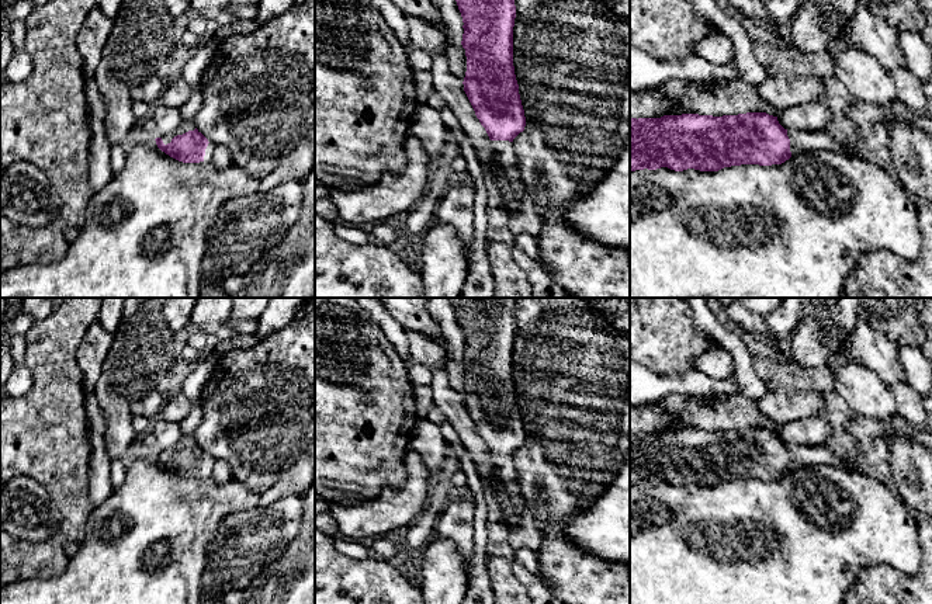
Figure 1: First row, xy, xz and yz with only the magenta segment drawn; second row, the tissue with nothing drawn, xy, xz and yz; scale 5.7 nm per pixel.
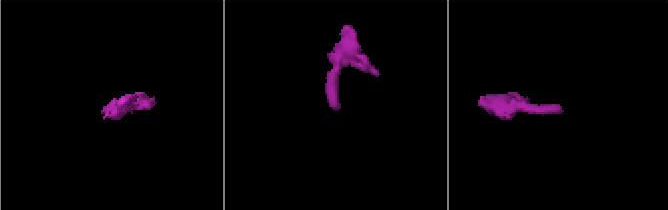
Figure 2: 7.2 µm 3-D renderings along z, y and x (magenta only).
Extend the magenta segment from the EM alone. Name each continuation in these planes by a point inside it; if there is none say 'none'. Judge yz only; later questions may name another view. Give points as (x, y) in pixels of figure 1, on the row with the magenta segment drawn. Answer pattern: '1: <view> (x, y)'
1: yz (800, 141)

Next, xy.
1: xy (184, 127)

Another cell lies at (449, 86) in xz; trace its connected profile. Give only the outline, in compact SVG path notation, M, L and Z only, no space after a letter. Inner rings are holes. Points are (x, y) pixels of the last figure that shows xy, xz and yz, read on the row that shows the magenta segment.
M433 56L430 67L434 91L439 93L465 133L467 140L472 145L478 160L482 163L485 174L491 176L495 183L505 190L503 202L513 204L512 192L507 190L509 181L500 174L498 162L489 147L491 139L475 115L475 111L464 91L462 80L448 69L446 56Z

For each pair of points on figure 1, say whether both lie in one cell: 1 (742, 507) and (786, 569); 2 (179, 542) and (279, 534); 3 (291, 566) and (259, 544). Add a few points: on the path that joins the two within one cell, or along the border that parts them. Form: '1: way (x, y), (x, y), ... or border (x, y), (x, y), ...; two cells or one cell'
1: way (762, 520), (772, 521), (787, 535), (787, 549); one cell
2: border (232, 513), (221, 523), (212, 538), (203, 570); two cells
3: border (298, 531), (286, 549), (253, 579); two cells

